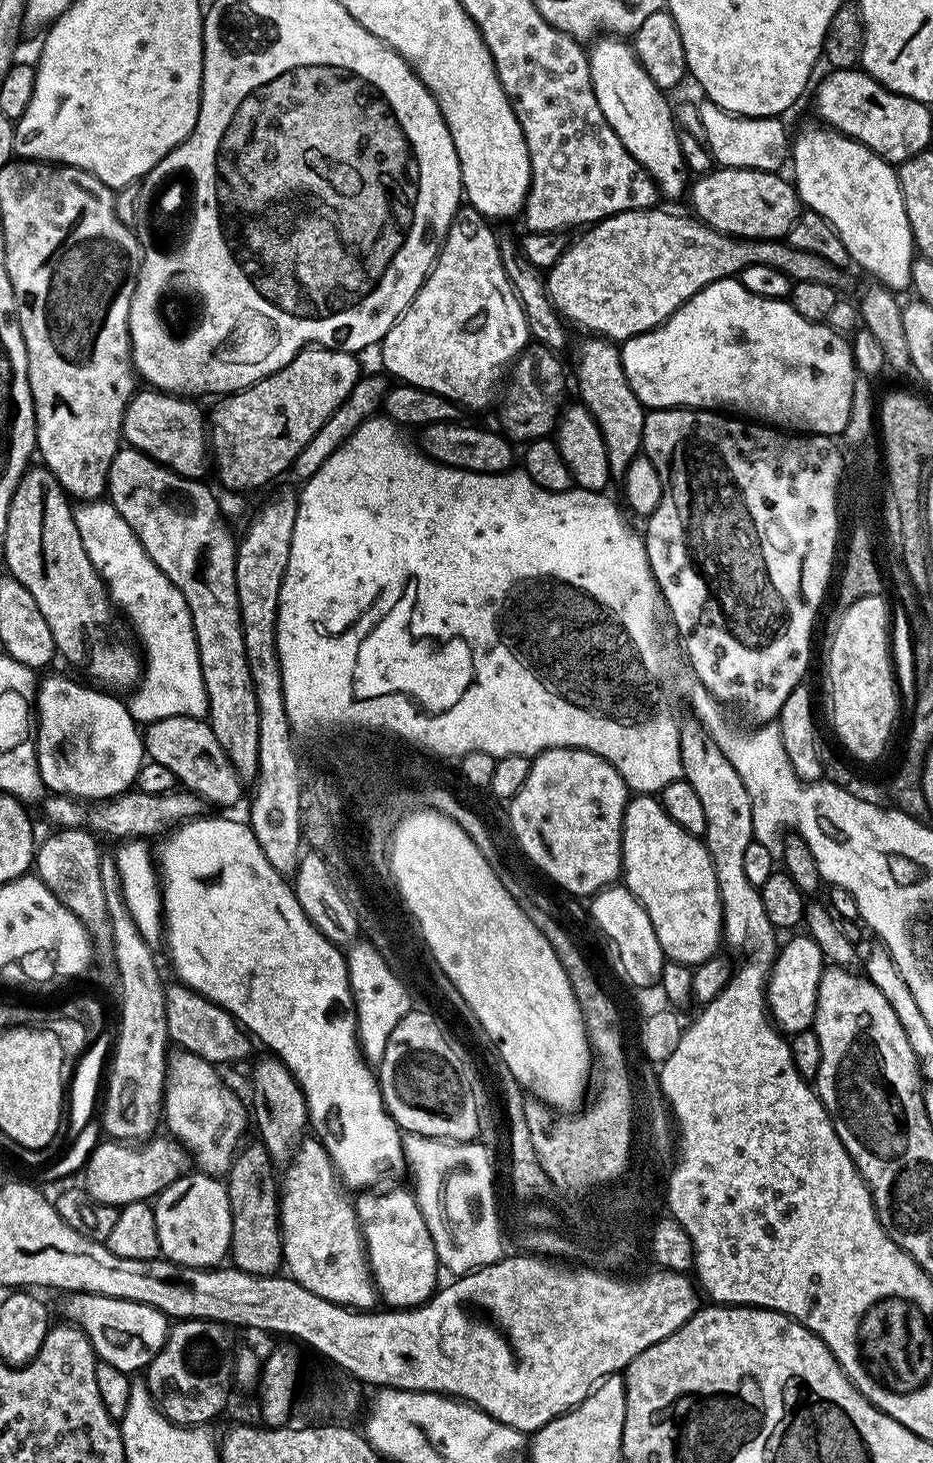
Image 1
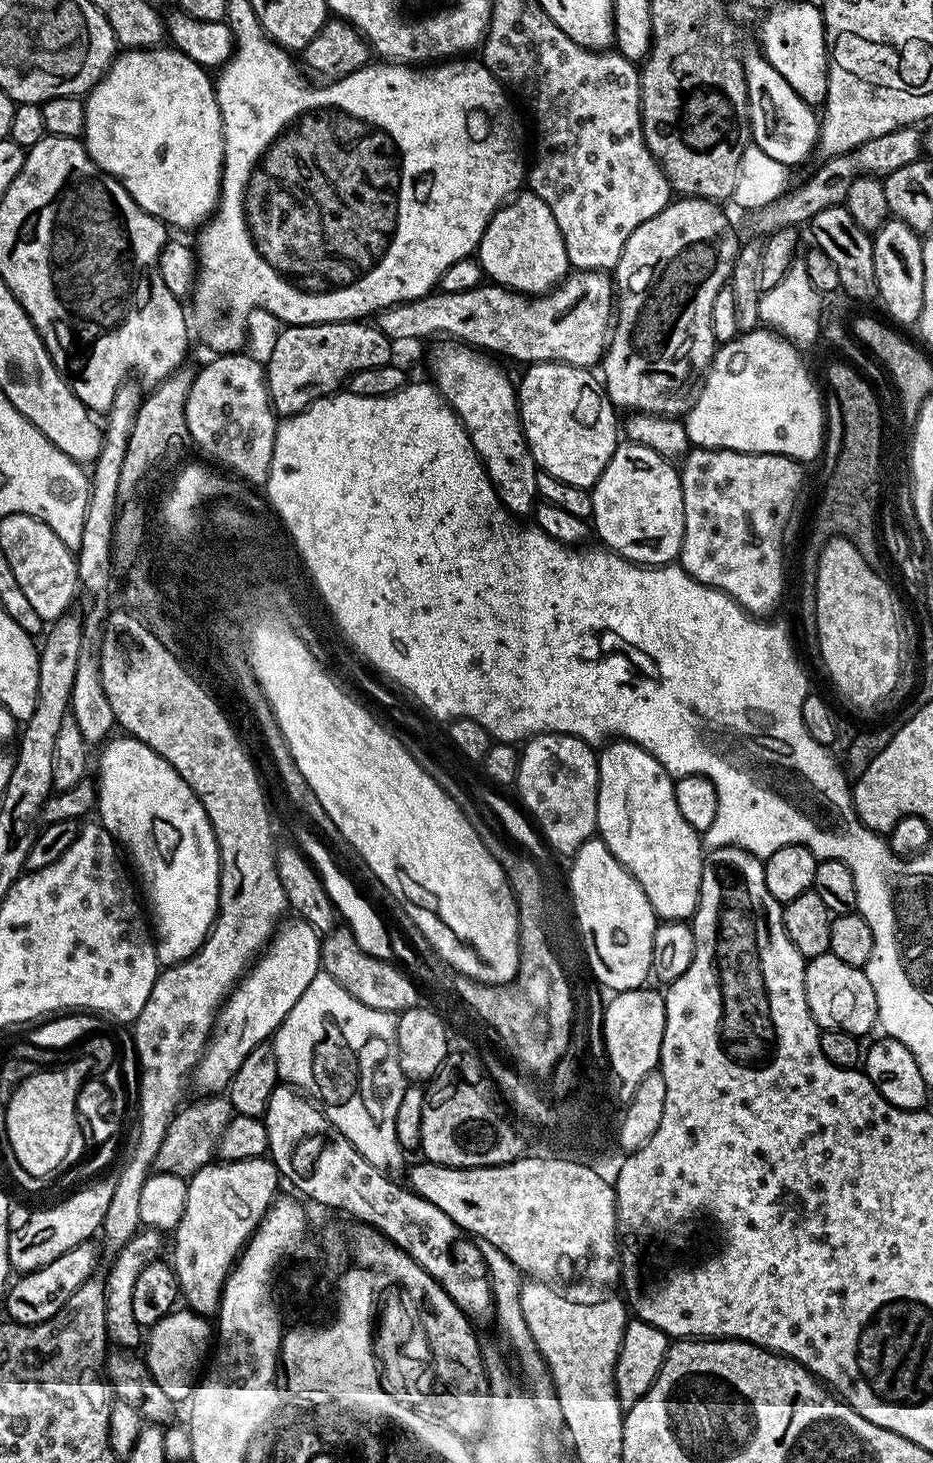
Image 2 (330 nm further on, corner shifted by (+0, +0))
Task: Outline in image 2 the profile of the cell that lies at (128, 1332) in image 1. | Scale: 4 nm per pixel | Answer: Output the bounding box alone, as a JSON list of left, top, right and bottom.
[146,1310,214,1402]

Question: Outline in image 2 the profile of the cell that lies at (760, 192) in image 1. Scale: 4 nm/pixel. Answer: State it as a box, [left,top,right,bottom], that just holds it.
[602,196,742,416]

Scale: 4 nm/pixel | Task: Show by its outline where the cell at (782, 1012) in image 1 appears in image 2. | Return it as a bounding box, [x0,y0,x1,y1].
[804,954,877,1038]

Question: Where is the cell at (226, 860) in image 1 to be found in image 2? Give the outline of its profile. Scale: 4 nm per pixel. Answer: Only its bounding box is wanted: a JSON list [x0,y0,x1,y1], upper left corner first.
[96,734,220,966]

